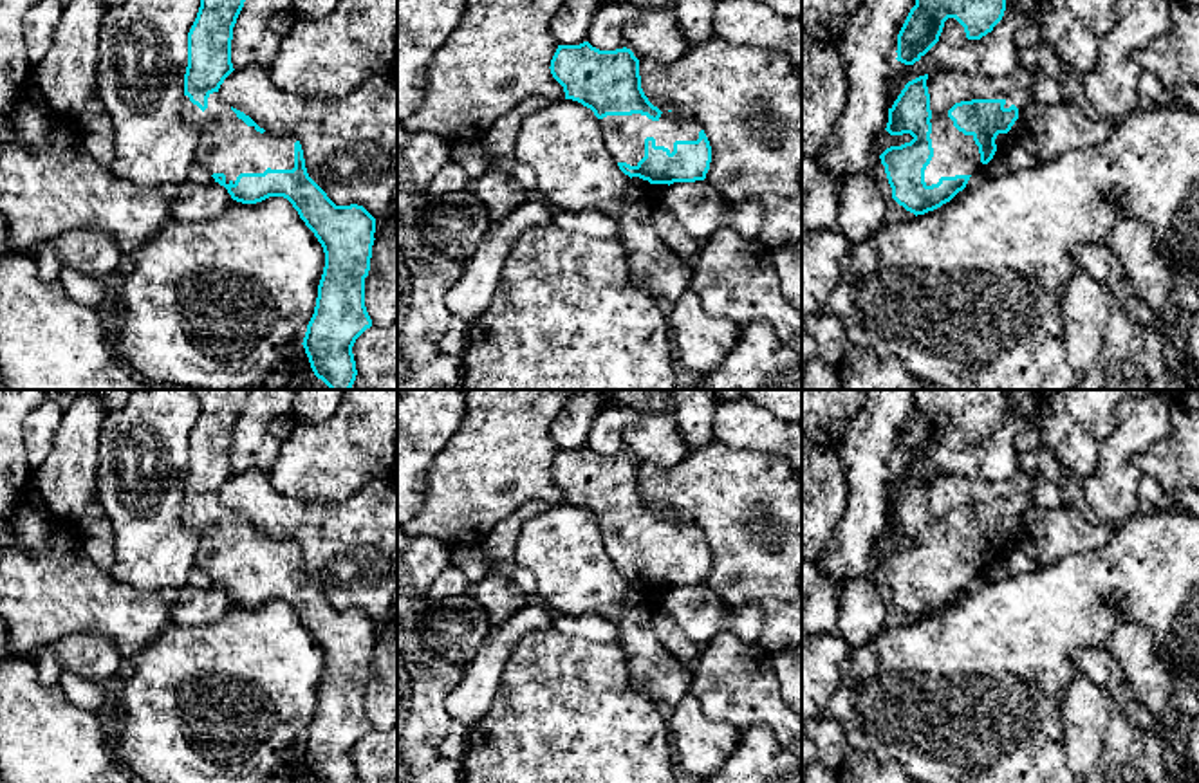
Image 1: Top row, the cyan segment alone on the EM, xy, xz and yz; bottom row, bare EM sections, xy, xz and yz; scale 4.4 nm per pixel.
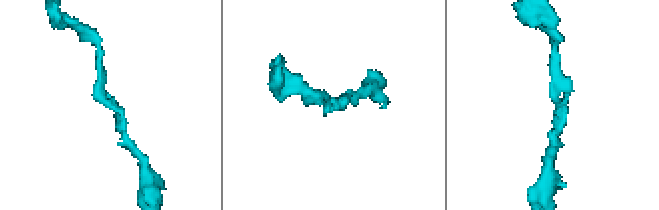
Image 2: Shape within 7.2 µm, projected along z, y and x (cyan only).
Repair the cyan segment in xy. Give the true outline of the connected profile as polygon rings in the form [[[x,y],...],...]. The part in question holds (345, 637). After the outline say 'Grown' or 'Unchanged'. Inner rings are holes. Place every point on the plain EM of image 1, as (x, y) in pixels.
[[[193,390],[200,411],[188,437],[188,471],[181,521],[200,538],[195,567],[200,568],[233,604],[256,608],[283,601],[314,637],[325,657],[314,718],[307,729],[303,752],[318,783],[356,783],[352,751],[372,731],[365,711],[365,682],[370,675],[376,622],[358,608],[336,610],[309,581],[300,545],[260,532],[249,520],[229,511],[218,498],[235,474],[231,467],[233,431],[244,411],[249,390]]]. Grown

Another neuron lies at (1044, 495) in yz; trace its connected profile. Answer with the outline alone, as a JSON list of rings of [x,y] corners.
[[[1040,476],[1033,478],[1033,487],[1029,489],[1027,494],[1029,494],[1031,507],[1036,509],[1053,511],[1064,503],[1058,484],[1053,484]]]

